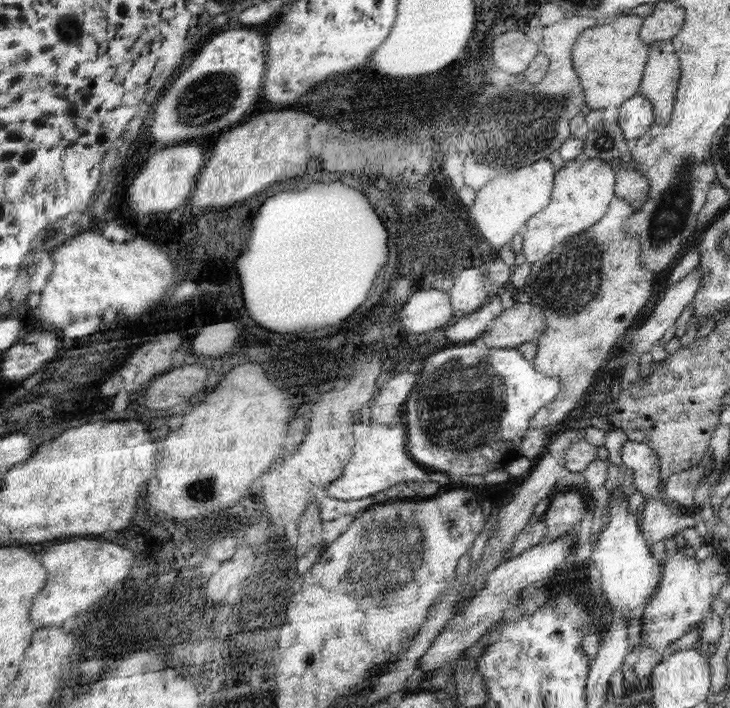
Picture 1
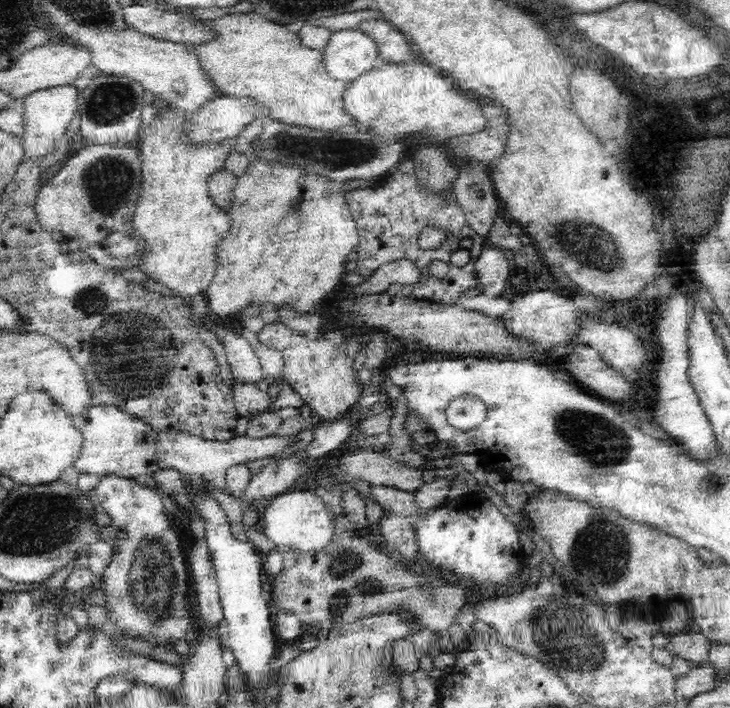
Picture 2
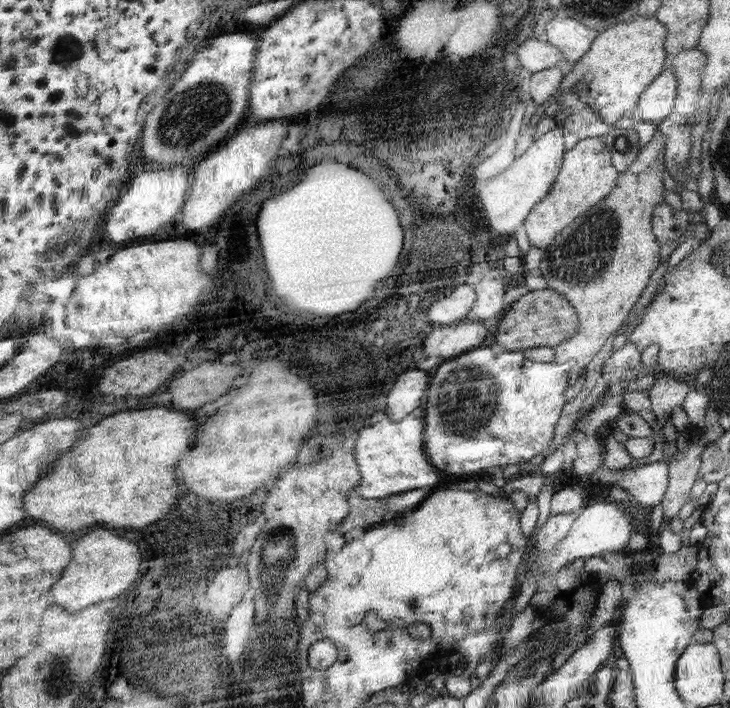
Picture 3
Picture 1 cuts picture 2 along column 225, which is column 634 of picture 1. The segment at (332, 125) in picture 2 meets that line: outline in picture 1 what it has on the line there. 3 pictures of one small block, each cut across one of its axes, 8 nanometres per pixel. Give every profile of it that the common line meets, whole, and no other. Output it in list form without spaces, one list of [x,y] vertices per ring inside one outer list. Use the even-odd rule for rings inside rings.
[[[625,14],[615,18],[613,22],[585,30],[583,36],[577,40],[577,44],[573,46],[573,64],[581,74],[589,102],[587,106],[591,110],[593,108],[605,110],[609,106],[621,108],[625,102],[633,100],[641,92],[651,52],[651,46],[645,40],[641,40],[643,24],[645,18]]]

